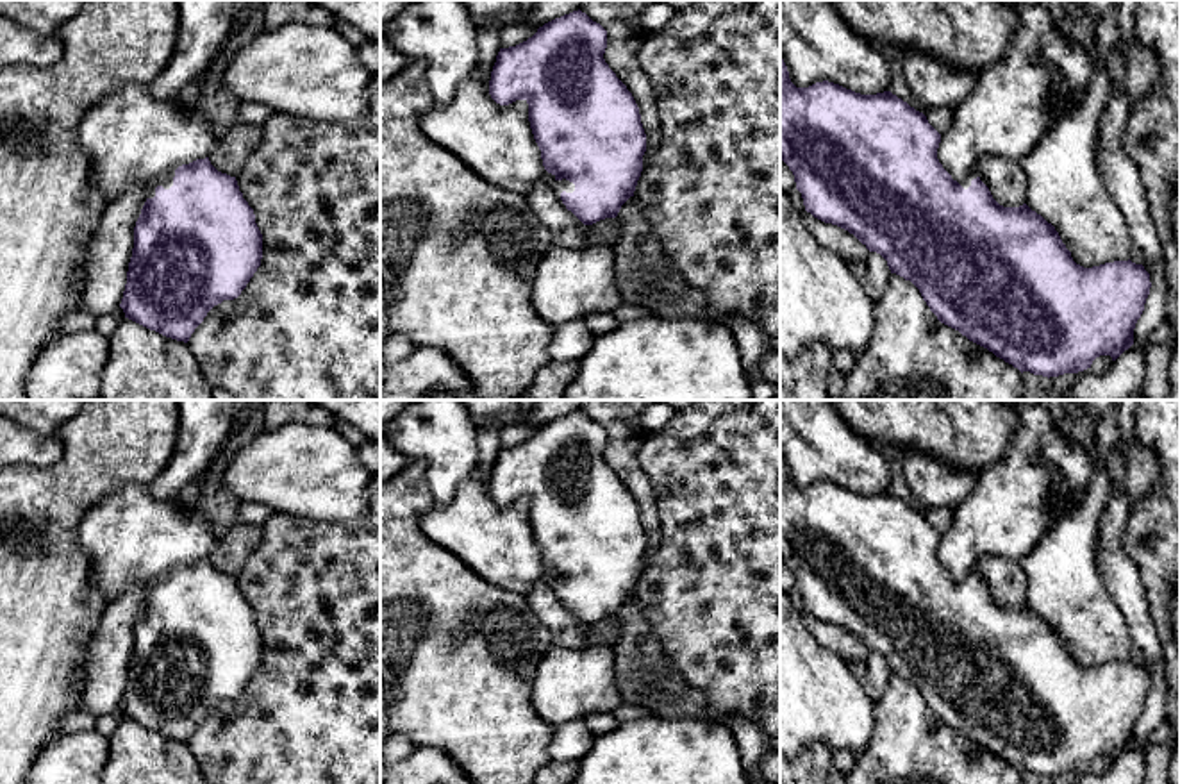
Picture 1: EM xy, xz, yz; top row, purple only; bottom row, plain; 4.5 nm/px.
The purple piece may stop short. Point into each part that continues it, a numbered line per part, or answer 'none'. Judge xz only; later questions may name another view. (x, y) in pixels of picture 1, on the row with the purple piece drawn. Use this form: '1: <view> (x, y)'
1: xz (557, 186)

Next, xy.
1: xy (166, 183)

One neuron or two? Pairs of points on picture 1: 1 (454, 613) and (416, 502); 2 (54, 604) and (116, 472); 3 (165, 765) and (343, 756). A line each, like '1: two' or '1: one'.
1: one
2: one
3: two

